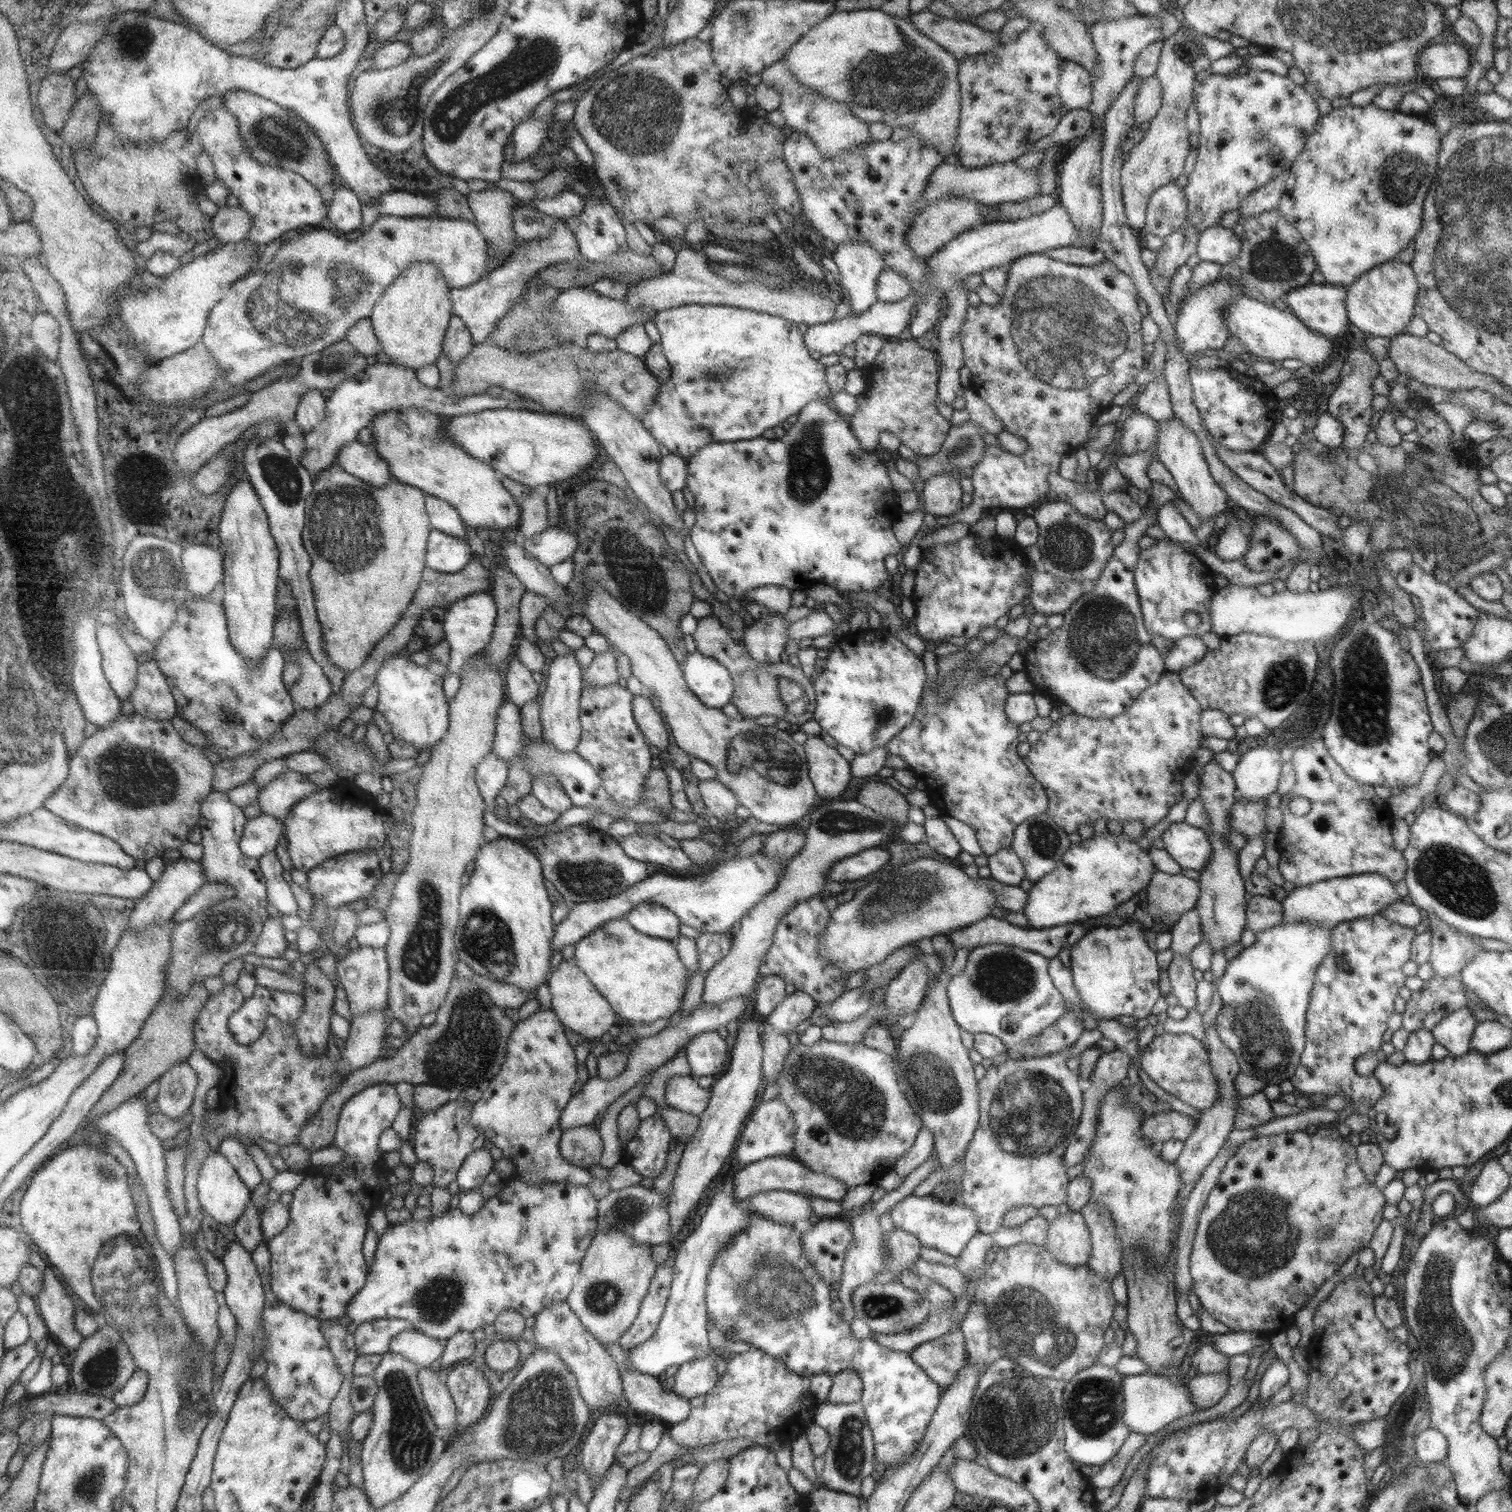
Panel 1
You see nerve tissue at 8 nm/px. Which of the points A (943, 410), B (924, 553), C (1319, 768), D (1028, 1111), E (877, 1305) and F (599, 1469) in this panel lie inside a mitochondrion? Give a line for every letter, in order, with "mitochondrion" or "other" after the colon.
A: other
B: other
C: other
D: mitochondrion
E: mitochondrion
F: other

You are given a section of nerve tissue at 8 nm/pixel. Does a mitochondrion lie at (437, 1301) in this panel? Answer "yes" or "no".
yes

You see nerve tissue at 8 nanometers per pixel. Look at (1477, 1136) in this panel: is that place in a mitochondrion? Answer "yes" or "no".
no

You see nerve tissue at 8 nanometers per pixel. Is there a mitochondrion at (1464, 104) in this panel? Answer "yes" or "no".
no

